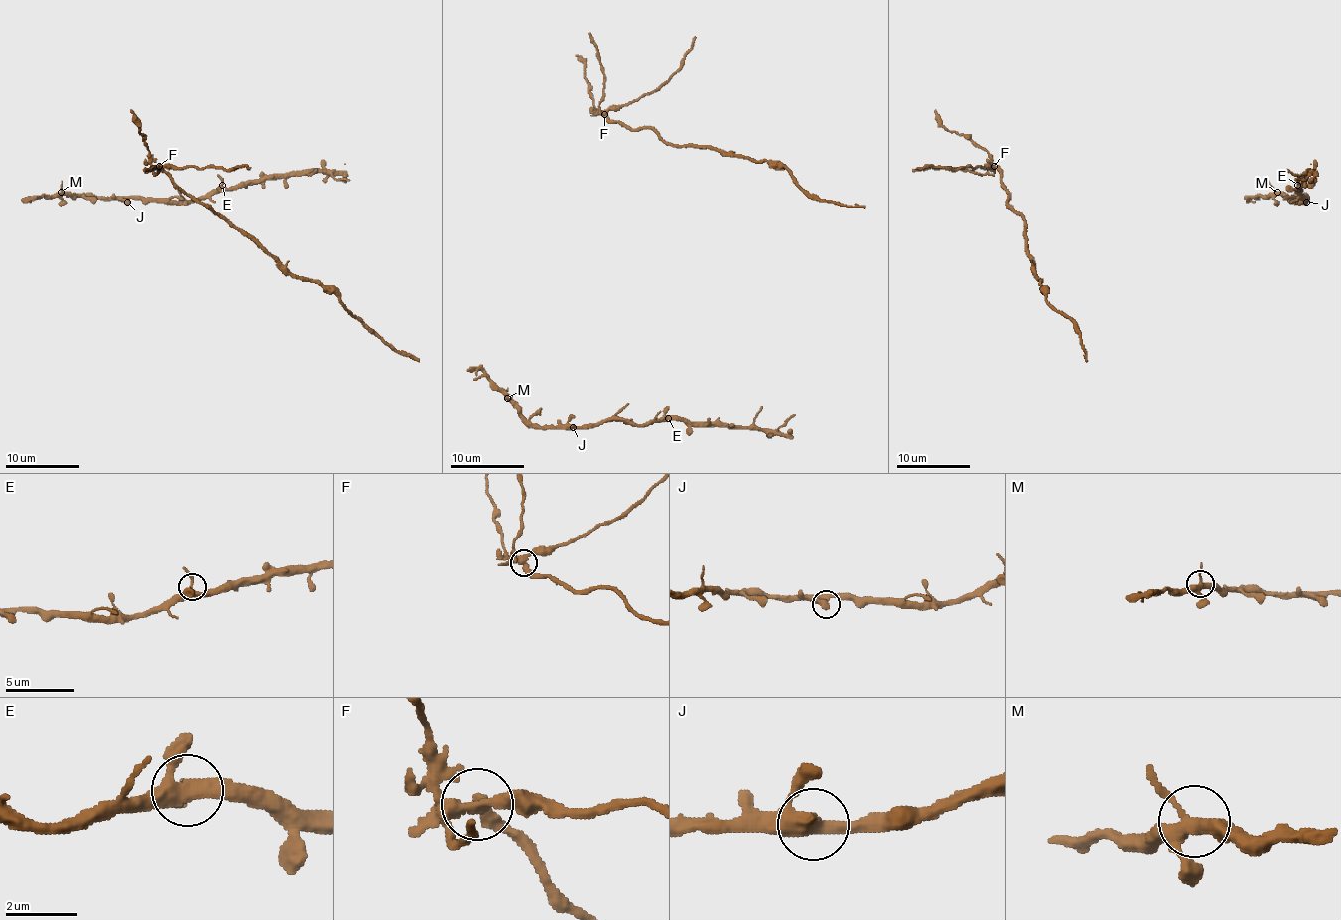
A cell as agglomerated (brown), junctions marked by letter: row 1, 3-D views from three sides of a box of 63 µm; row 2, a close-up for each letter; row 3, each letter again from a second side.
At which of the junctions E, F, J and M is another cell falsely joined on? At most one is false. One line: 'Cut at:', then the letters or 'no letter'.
Cut at: F

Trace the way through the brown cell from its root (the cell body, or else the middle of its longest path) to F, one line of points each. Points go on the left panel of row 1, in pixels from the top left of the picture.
F: (361, 321), (317, 282), (292, 277), (246, 235), (206, 203), (186, 194), (158, 167)

